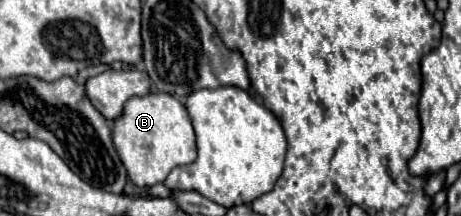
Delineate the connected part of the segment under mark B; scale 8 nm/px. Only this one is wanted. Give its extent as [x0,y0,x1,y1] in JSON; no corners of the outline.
[111,91,195,189]

